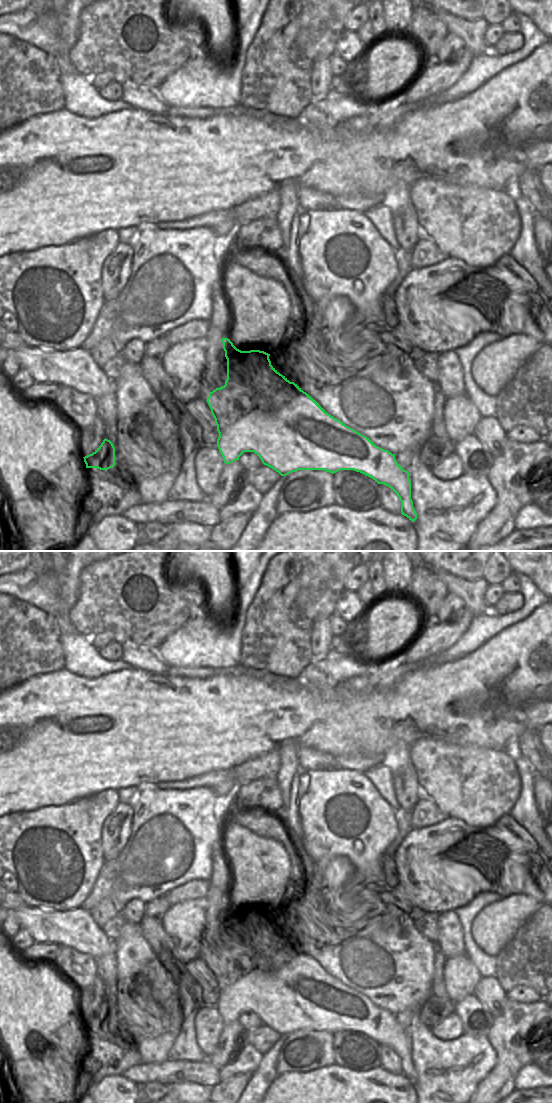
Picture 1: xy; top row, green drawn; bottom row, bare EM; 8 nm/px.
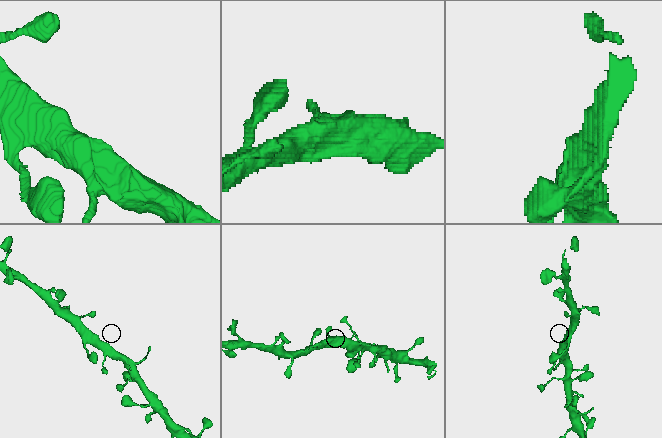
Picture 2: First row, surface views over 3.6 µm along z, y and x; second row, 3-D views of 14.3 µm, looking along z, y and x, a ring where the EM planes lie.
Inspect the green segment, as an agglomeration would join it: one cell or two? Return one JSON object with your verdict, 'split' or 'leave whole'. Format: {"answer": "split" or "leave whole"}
{"answer": "leave whole"}

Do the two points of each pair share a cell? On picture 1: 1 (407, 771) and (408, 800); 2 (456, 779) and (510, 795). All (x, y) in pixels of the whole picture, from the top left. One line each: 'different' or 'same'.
1: same
2: same

